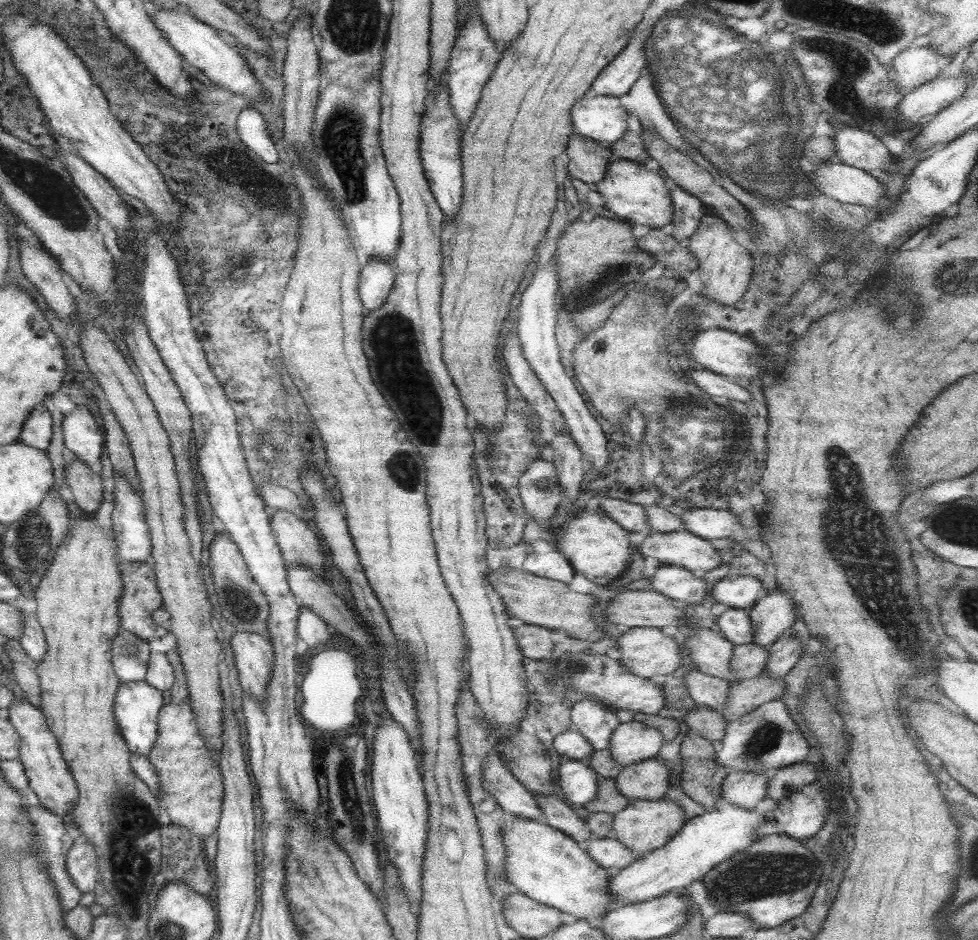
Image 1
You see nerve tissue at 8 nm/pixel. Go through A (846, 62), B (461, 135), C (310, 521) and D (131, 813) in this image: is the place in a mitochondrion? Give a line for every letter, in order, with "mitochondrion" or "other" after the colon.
A: mitochondrion
B: other
C: other
D: mitochondrion

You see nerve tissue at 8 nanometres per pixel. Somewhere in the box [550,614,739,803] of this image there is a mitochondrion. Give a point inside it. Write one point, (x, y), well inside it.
(565, 670)

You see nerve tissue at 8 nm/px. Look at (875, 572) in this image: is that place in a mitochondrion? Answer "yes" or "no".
yes

